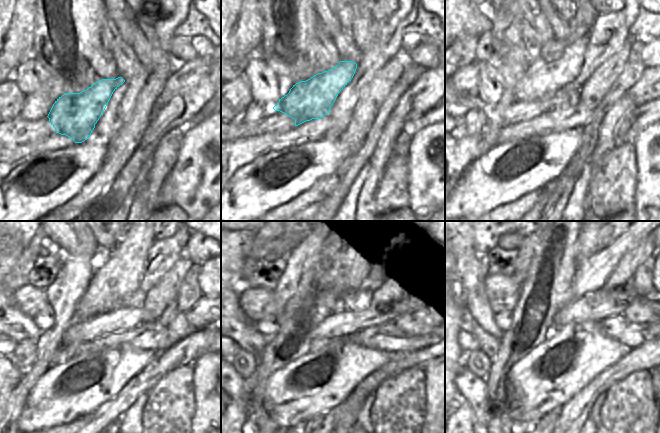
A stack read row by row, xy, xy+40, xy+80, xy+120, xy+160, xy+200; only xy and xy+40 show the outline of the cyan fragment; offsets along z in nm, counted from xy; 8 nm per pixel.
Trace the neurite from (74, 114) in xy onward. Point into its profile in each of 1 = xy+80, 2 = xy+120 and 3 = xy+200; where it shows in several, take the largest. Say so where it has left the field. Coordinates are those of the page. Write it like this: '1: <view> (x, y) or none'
1: xy+80 (543, 79)
2: xy+120 (99, 298)
3: xy+200 (587, 245)

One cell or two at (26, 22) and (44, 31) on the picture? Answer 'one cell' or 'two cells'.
two cells

